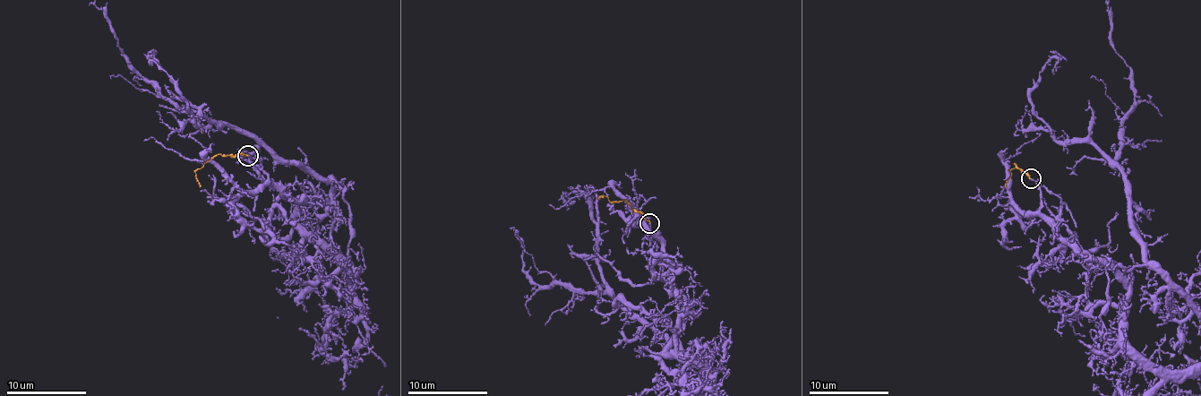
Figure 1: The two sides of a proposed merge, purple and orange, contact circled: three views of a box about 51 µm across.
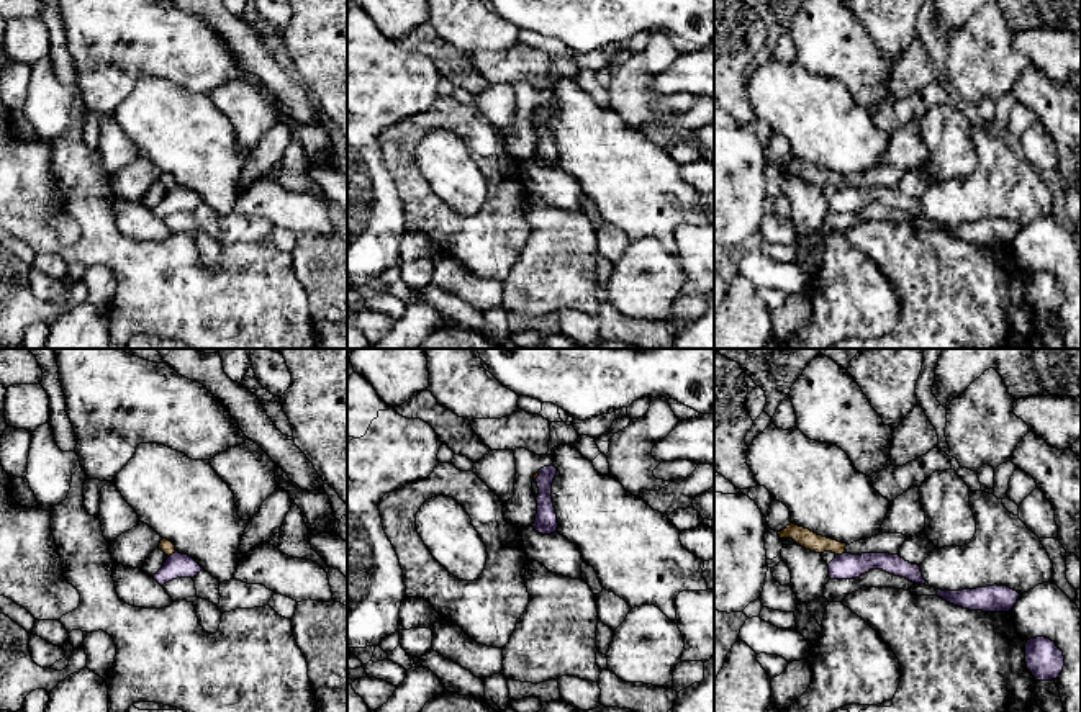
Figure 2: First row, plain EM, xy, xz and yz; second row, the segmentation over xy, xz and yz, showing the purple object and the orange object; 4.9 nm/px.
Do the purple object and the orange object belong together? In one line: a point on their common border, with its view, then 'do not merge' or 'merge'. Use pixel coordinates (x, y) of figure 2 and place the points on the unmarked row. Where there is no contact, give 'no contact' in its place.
contact yz (842, 187); do not merge

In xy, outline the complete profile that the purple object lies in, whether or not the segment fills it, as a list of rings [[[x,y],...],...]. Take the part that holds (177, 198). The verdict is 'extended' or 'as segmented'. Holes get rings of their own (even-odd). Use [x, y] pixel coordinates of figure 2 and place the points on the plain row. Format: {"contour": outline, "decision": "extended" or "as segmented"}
{"contour": [[[175,185],[167,190],[164,200],[152,211],[164,219],[177,211],[195,211],[201,203],[192,190]]], "decision": "as segmented"}

